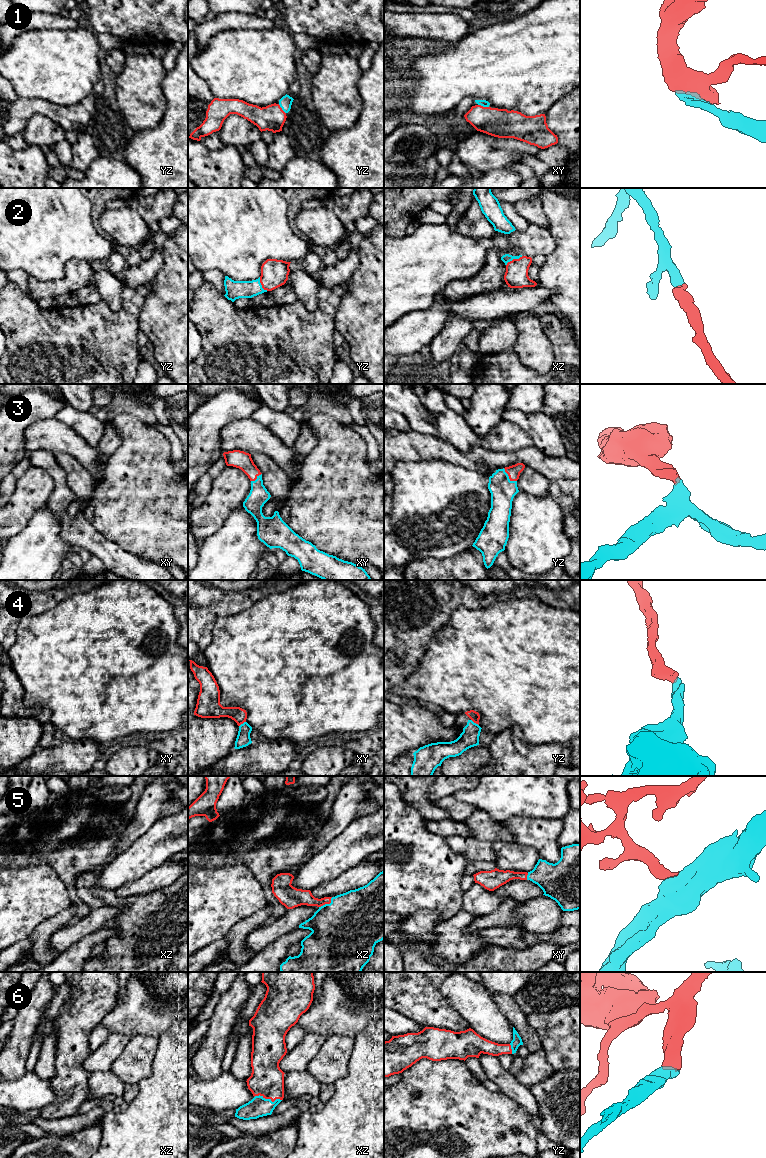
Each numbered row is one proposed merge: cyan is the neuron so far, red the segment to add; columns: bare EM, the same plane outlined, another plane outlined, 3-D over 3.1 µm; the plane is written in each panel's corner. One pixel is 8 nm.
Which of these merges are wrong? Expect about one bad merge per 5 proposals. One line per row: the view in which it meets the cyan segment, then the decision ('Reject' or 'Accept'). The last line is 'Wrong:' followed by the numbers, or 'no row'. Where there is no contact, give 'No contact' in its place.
1: Touches cyan in xy. Accept
2: Touches cyan in xz. Accept
3: Touches cyan in yz. Accept
4: Touches cyan in yz. Accept
5: Touches cyan in xz. Accept
6: Touches cyan in xz. Accept
Wrong: no row

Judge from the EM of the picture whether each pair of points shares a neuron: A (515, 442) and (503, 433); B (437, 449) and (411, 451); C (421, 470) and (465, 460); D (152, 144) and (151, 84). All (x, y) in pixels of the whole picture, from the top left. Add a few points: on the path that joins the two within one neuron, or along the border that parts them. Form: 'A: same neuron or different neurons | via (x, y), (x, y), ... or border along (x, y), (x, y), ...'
A: same neuron | via (512, 439), (506, 436)
B: same neuron | via (431, 449), (417, 449)
C: different neurons | border along (428, 459), (443, 459), (474, 469)
D: different neurons | border along (165, 108), (162, 119), (153, 128), (136, 132)

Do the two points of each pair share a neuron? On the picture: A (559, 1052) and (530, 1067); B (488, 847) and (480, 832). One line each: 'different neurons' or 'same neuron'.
A: different neurons
B: different neurons

